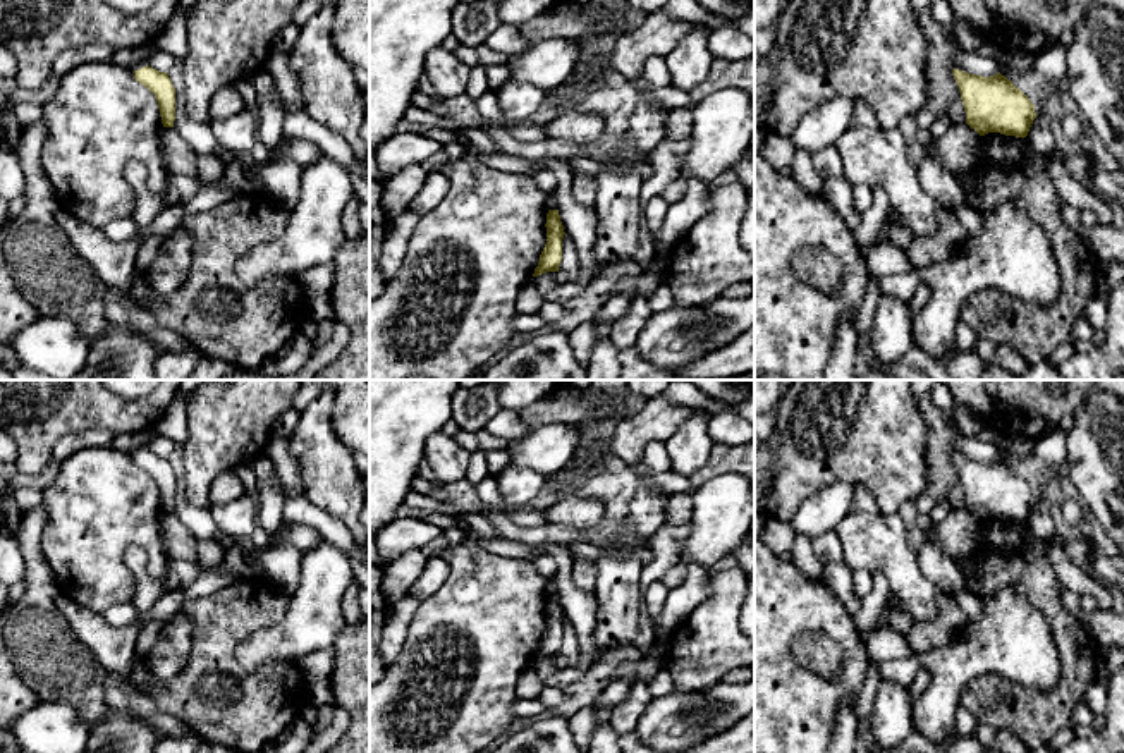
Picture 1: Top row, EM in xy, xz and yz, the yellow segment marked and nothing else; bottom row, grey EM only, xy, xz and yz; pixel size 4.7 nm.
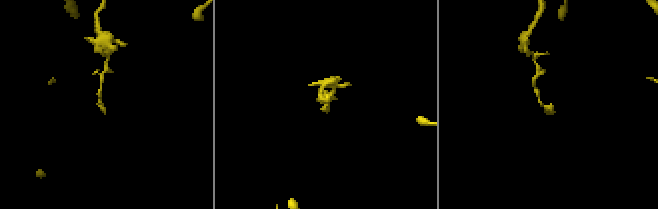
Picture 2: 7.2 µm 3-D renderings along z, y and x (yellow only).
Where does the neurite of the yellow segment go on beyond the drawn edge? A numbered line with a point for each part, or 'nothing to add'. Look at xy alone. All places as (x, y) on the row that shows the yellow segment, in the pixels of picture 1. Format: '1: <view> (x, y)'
nothing to add

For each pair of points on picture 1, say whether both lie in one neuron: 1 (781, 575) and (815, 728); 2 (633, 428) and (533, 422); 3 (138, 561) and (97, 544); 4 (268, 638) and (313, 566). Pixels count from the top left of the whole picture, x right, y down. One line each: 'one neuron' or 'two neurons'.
1: one neuron
2: two neurons
3: two neurons
4: one neuron

